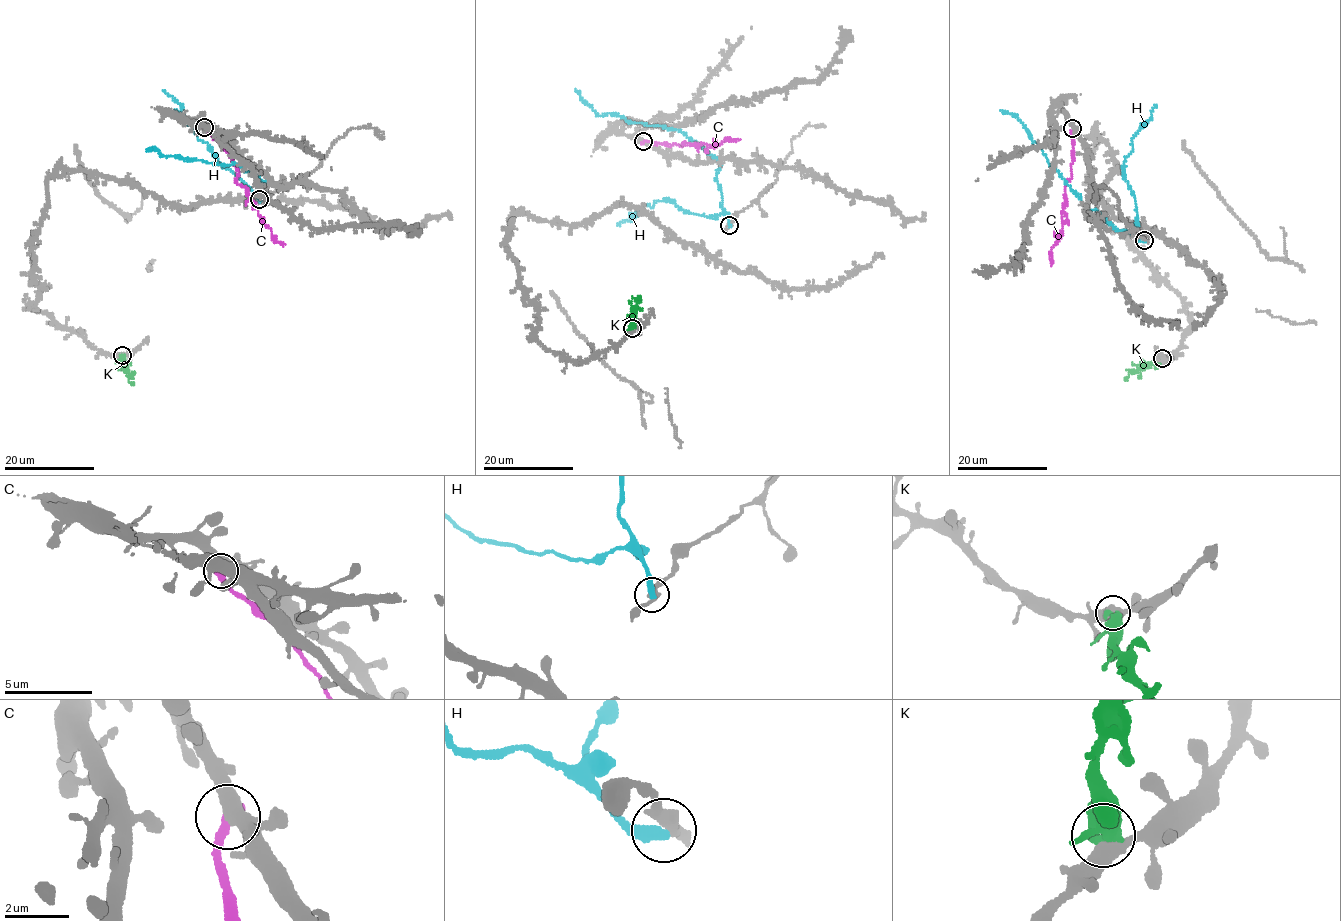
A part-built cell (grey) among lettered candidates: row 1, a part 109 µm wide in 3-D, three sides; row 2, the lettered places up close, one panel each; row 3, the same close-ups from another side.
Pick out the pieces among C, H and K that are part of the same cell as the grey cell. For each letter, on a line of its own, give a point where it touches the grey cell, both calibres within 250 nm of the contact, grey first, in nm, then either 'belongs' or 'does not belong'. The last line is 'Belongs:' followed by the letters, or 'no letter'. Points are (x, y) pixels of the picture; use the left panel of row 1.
C: meets grey at (204, 127); 480 nm thick on the grey side, 380 nm on the other; does not belong
H: meets grey at (259, 199); 320 nm thick on the grey side, 400 nm on the other; does not belong
K: meets grey at (122, 355); 400 nm thick on the grey side, 600 nm on the other; does not belong
Belongs: no letter

